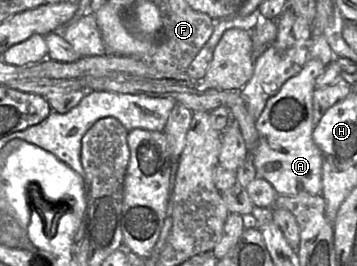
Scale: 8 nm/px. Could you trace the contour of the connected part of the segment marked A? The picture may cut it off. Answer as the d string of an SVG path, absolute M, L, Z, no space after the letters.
M310 58L301 72L267 101L256 121L258 145L250 157L257 176L268 181L278 195L320 194L322 191L323 155L313 141L312 132L315 128L313 93L316 79L325 67L319 59Z

